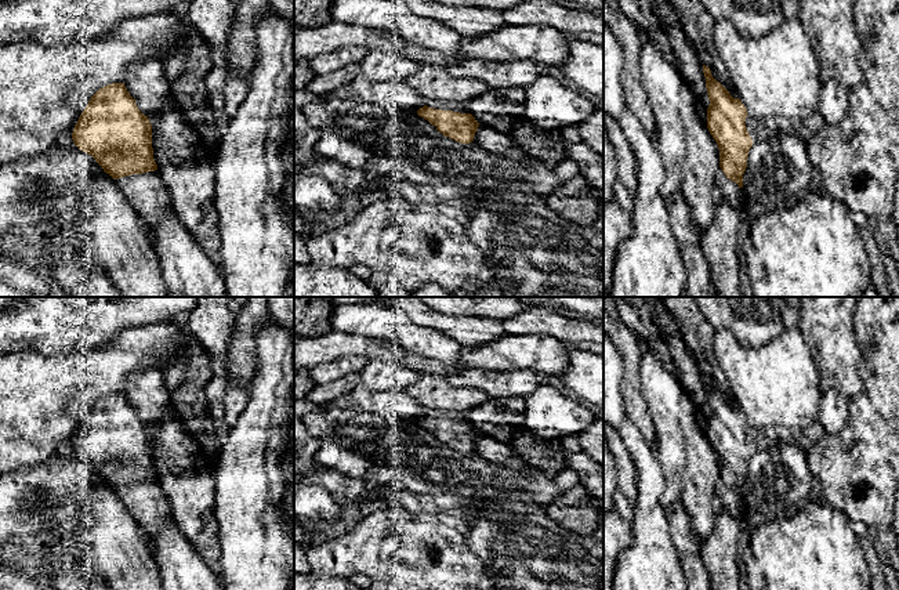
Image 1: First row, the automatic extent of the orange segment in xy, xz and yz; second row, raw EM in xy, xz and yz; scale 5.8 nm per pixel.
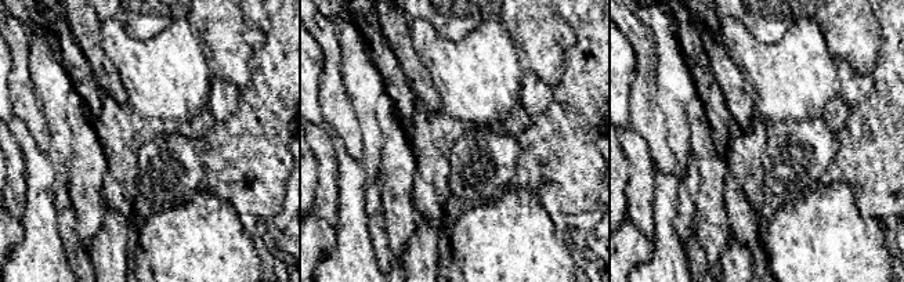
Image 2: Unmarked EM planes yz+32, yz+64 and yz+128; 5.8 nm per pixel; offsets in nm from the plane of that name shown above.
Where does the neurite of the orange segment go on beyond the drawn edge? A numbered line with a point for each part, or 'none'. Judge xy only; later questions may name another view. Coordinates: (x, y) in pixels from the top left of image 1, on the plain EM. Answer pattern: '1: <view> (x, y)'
1: xy (147, 503)

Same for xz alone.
1: xz (445, 415)

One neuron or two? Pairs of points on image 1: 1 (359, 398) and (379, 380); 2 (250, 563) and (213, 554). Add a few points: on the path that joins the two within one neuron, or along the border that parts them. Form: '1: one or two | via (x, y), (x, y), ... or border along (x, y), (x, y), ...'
1: two | border along (359, 384), (373, 390), (401, 388)
2: two | border along (218, 522), (220, 574)

